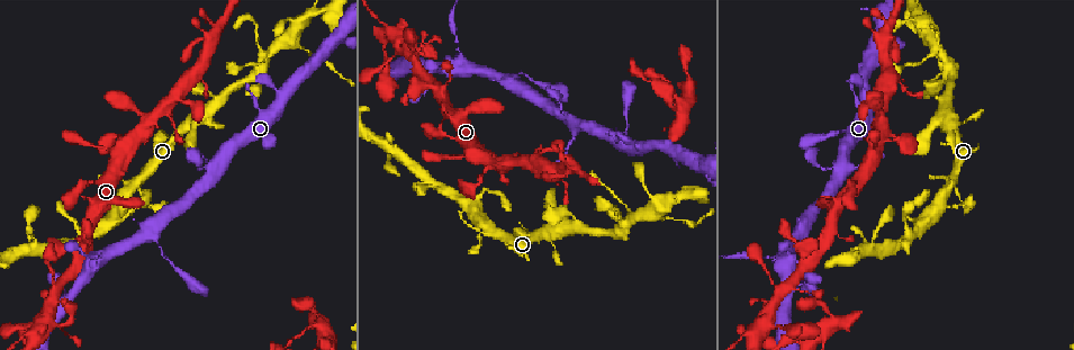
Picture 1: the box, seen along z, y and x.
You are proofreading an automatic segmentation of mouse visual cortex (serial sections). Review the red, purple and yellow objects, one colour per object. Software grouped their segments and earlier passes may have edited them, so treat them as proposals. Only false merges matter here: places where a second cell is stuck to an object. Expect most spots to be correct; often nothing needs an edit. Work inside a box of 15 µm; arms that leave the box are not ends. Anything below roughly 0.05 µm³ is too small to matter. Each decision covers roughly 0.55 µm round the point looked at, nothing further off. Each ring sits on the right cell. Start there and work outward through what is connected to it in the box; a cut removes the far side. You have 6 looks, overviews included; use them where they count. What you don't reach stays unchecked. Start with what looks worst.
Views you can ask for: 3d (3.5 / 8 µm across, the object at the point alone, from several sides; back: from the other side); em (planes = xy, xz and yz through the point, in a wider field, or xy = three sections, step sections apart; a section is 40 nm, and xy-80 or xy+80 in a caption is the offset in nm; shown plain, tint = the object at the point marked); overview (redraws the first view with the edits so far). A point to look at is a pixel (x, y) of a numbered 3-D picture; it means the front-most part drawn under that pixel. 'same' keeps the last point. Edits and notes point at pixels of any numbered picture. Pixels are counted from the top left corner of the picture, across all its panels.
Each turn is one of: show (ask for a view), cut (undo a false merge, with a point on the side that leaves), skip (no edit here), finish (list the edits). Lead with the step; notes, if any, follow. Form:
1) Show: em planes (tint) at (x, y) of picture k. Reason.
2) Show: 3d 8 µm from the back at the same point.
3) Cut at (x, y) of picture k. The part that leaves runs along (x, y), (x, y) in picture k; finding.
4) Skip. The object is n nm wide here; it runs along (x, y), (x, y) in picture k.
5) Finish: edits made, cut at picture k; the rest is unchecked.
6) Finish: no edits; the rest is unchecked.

Show: 3d 3.5 µm at (455, 73) of picture 1. Four arms meet.

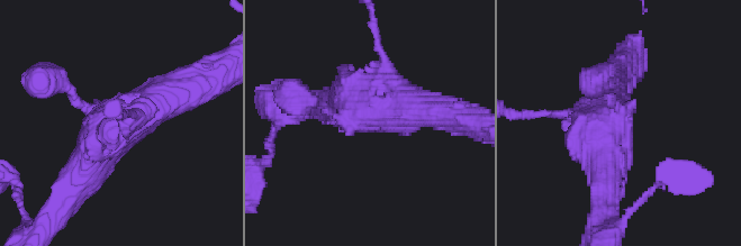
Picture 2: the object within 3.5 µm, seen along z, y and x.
Show: em xy step 2 (tint) at (618, 115) of picture 2. 4 arms meet here; the arms are 100, 150, 500, 500 nm wide; need the tissue.

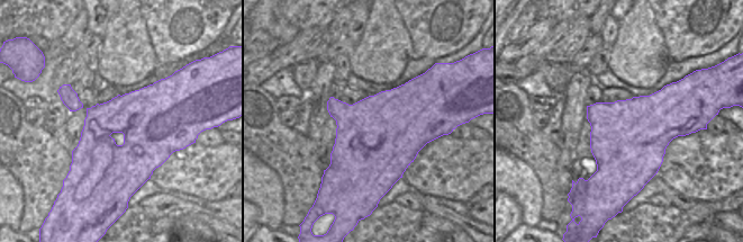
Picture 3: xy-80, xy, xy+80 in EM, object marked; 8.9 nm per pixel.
Skip. The object is 750 nm wide here; it runs along (190, 87), (145, 107), (77, 180) in picture 2; one cell here.

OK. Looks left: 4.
Show: 3d 8 µm at (770, 320) of picture 1. Four or more arms meet.

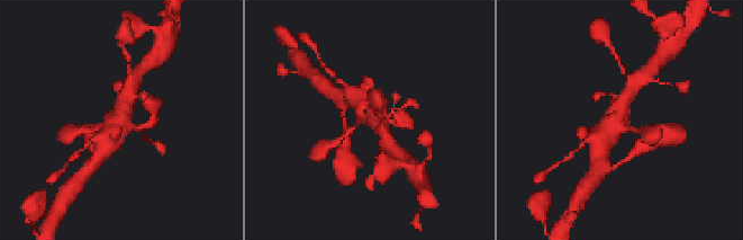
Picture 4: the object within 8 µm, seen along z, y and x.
Show: em xy step 3 (tint) at (620, 117) of picture 4. Now the EM.

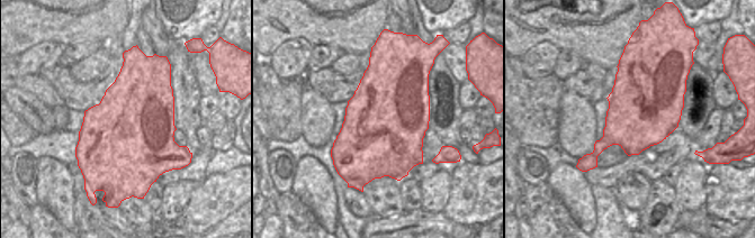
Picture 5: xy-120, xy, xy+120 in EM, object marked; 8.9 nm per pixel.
Skip. The object is 750 nm wide here; it runs along (635, 85), (616, 118), (600, 133) in picture 4; all the same cell.

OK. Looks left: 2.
Finish: no edits; the rest is unchecked.

